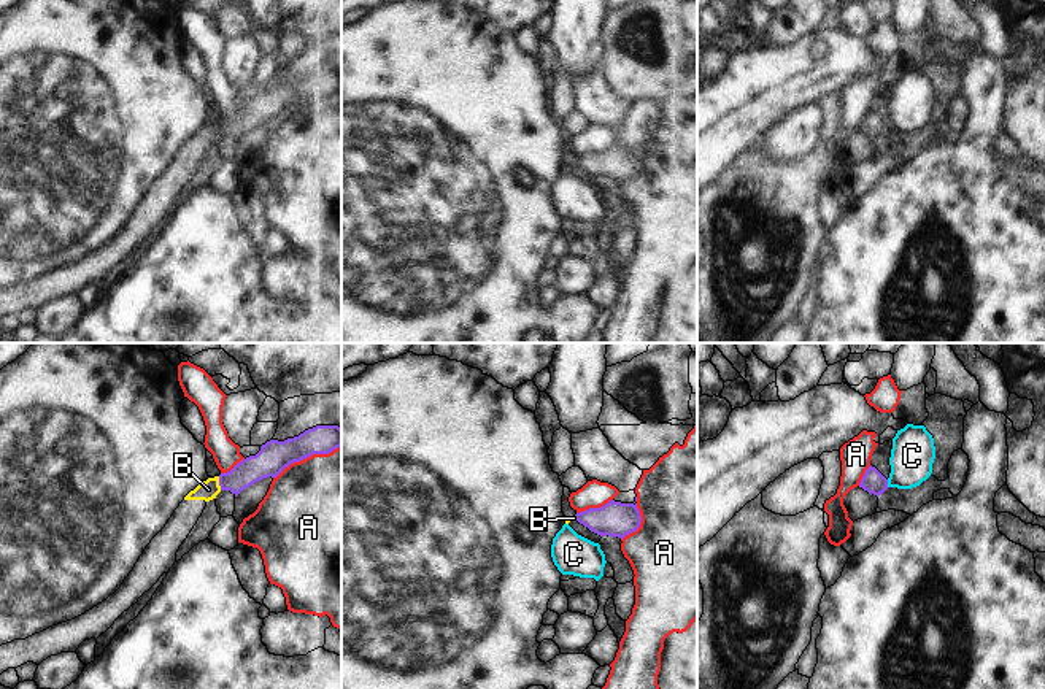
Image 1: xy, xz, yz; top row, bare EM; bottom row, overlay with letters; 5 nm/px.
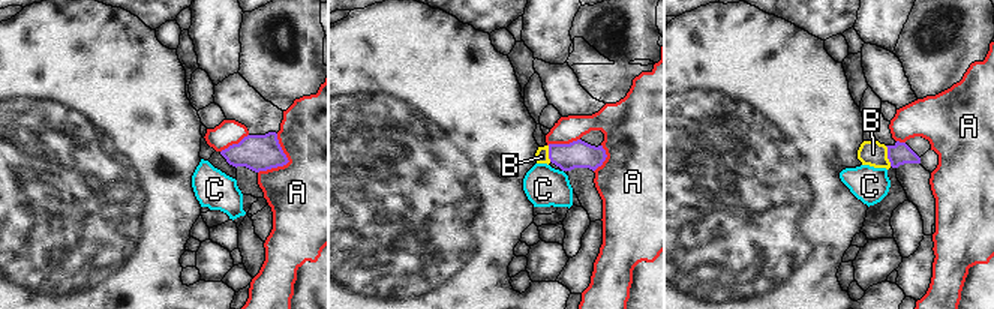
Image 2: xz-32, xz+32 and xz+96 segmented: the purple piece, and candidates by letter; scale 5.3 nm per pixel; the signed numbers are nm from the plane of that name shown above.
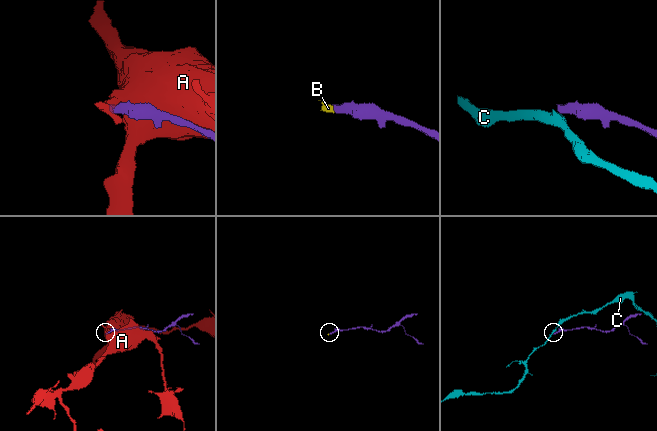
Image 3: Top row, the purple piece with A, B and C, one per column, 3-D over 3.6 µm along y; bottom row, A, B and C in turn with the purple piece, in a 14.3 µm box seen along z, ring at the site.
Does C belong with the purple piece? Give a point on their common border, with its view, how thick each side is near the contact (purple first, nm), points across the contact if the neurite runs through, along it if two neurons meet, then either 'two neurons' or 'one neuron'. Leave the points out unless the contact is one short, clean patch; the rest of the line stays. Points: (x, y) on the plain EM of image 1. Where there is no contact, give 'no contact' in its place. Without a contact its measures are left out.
yz (886, 127) | 120/220 nm | along yz (886, 124), (888, 130) | two neurons

